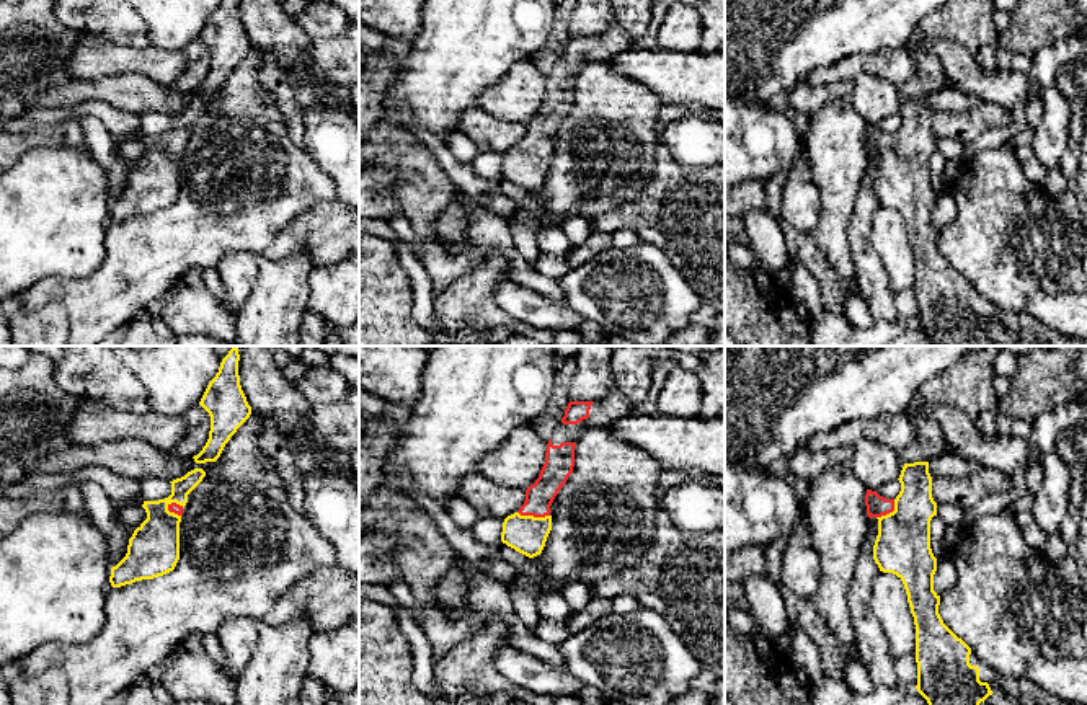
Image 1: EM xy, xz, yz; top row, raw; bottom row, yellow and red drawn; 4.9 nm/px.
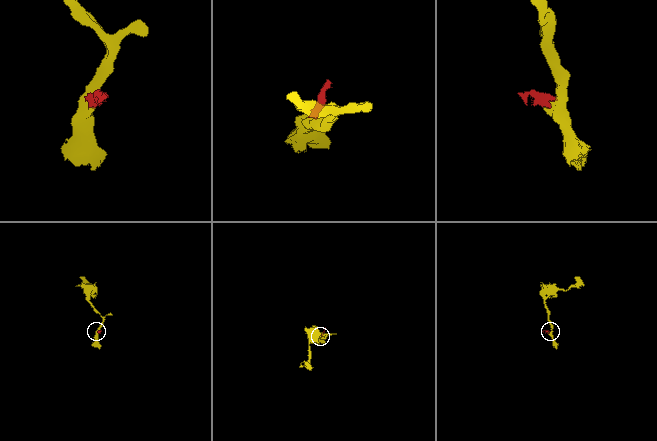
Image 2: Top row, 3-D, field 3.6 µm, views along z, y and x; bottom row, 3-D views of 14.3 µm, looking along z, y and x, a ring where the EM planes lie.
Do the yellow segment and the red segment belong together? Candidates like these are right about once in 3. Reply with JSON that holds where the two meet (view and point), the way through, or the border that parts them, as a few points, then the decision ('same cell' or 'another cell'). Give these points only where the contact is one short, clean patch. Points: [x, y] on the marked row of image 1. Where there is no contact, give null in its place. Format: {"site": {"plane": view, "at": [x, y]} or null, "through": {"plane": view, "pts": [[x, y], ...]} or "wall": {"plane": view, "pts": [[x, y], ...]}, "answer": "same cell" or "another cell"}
{"site": {"plane": "xz", "at": [532, 516]}, "through": {"plane": "xz", "pts": [[526, 534], [532, 516], [539, 496]]}, "answer": "same cell"}

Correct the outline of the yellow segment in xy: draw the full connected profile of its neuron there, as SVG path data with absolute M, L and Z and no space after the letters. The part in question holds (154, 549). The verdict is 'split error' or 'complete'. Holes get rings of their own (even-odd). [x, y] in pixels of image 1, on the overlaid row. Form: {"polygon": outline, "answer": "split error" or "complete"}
{"polygon": "M194 468L171 483L171 494L158 501L144 501L147 519L129 539L126 556L111 568L109 583L121 588L153 579L175 570L180 560L180 522L188 494L202 481L206 472Z", "answer": "split error"}

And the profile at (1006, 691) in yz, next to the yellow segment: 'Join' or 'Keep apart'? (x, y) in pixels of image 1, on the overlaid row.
Join

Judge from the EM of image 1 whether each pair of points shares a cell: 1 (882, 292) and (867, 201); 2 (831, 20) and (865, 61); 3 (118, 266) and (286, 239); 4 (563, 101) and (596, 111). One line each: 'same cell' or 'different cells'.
1: same cell
2: different cells
3: different cells
4: different cells

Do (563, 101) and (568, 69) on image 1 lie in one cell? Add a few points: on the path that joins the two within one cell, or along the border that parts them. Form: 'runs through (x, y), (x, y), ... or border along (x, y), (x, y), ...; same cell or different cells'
runs through (560, 93), (562, 77); same cell

